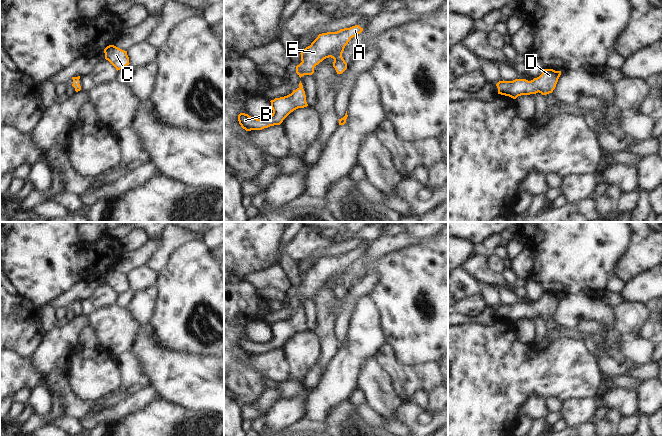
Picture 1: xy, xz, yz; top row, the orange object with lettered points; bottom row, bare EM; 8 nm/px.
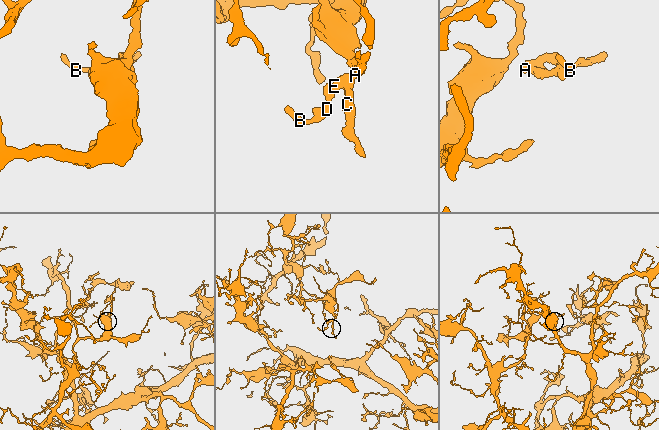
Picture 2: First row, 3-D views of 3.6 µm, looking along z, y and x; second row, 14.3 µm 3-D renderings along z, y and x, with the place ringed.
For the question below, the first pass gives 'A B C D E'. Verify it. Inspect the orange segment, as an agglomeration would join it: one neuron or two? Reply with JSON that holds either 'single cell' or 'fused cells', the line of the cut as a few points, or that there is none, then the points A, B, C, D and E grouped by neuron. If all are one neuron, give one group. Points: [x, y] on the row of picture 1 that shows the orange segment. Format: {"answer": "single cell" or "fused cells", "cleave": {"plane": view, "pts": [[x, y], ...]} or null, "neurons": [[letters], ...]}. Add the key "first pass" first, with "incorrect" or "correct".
{"first pass": "correct", "answer": "single cell", "cleave": null, "neurons": [["A", "B", "C", "D", "E"]]}

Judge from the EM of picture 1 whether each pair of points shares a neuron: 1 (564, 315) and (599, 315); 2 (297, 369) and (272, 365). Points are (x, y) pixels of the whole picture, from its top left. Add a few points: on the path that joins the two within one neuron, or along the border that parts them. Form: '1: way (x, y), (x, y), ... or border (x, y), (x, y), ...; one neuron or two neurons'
1: way (573, 311), (590, 311); one neuron
2: border (280, 348), (288, 364), (288, 377); two neurons

